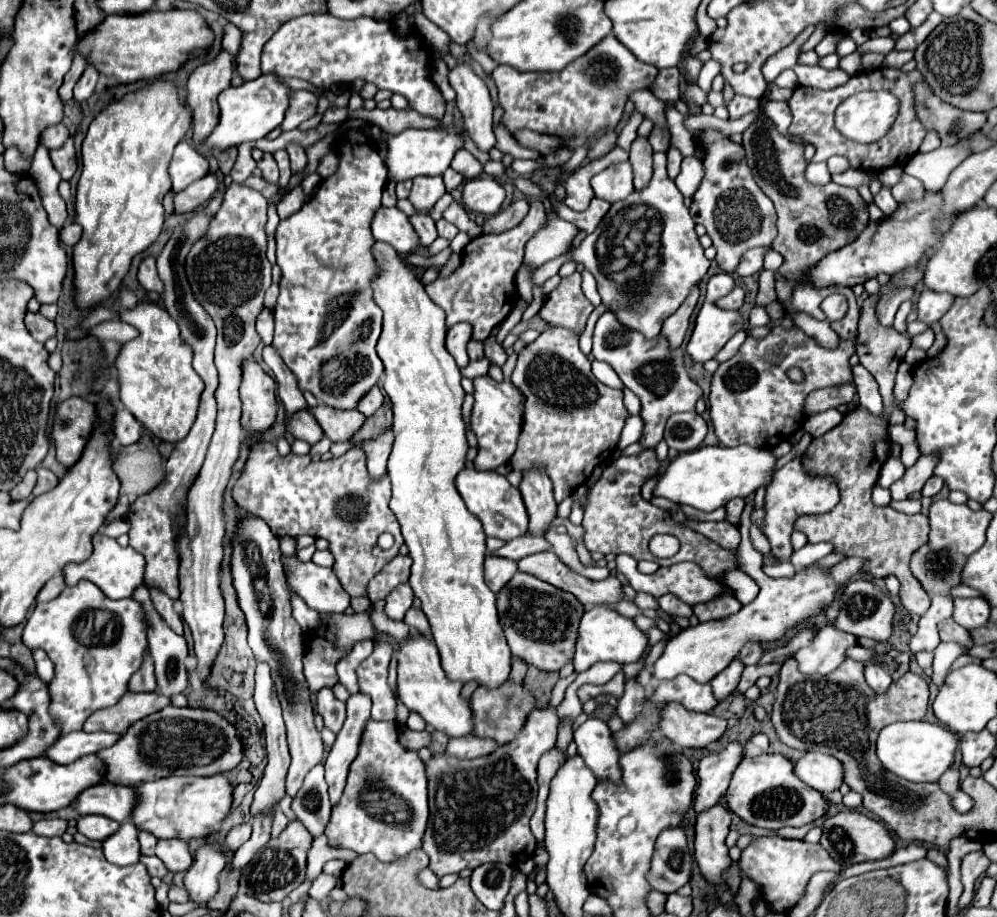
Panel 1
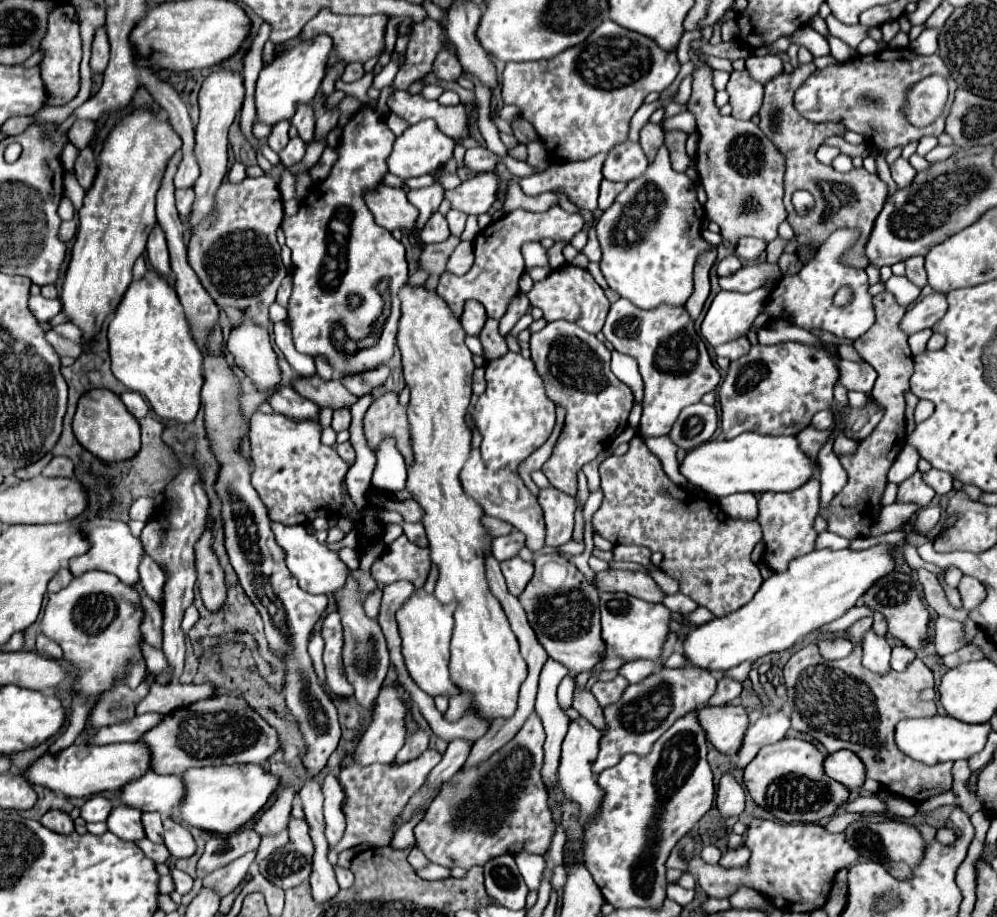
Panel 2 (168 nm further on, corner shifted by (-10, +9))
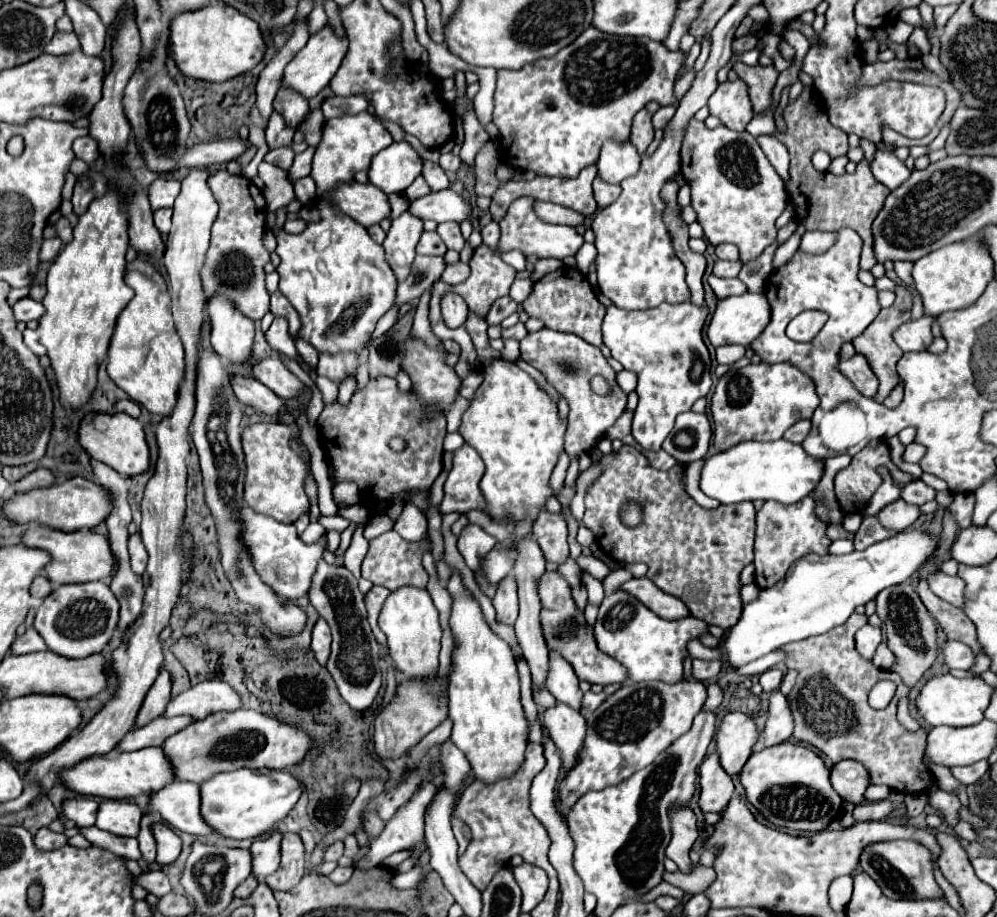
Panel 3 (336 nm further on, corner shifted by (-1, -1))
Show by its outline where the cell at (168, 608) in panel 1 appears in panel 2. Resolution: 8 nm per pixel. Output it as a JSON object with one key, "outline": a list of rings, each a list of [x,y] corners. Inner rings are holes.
{"outline":[[[196,606],[186,608],[184,618],[182,618],[182,630],[184,630],[184,632],[188,632],[196,622],[198,622],[198,610],[196,610]]]}

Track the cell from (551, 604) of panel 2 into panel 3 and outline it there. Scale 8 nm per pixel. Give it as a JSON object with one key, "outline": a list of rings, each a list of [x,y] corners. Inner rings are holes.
{"outline":[[[557,578],[553,582],[541,582],[539,586],[541,592],[541,626],[543,626],[543,634],[547,640],[547,646],[553,650],[559,650],[559,654],[571,662],[571,666],[575,668],[575,674],[579,676],[579,680],[587,680],[589,684],[623,684],[627,680],[627,670],[625,666],[621,666],[617,660],[609,658],[609,654],[601,652],[595,644],[593,638],[593,630],[591,626],[587,626],[585,616],[581,610],[577,610],[573,598],[571,598],[571,588],[563,578]]]}

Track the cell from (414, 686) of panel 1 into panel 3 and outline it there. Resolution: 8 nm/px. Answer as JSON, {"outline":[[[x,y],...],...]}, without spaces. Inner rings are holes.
{"outline":[[[403,586],[395,590],[385,600],[385,606],[379,614],[379,628],[387,636],[389,656],[395,666],[403,672],[405,678],[433,678],[439,668],[439,650],[441,650],[441,626],[439,612],[433,606],[433,600],[427,590],[417,590],[415,586]]]}

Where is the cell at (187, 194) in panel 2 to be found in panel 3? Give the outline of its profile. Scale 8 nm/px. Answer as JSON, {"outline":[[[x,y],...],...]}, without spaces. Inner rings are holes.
{"outline":[[[169,208],[155,210],[155,226],[157,226],[157,230],[161,232],[163,238],[169,234],[169,228],[171,228],[171,214],[173,214],[173,210],[169,210]]]}

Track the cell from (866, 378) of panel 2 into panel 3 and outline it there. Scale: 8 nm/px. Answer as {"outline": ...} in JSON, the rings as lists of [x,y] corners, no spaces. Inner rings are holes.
{"outline":[[[855,354],[851,360],[845,360],[839,364],[839,370],[855,384],[855,388],[865,394],[865,396],[875,396],[877,394],[877,376],[873,374],[869,362],[865,360],[863,354]]]}

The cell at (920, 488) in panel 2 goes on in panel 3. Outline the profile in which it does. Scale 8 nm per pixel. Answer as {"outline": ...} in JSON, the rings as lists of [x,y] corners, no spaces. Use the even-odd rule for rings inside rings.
{"outline":[[[901,498],[895,500],[893,504],[885,506],[879,514],[877,514],[881,526],[885,526],[887,530],[893,532],[903,532],[905,528],[909,528],[917,518],[919,518],[919,508],[913,504],[903,502]]]}

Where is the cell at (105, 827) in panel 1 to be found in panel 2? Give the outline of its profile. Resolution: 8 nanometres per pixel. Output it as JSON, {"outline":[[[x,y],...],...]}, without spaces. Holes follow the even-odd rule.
{"outline":[[[94,796],[94,798],[88,798],[86,804],[82,806],[82,818],[86,822],[106,822],[112,808],[114,804],[108,798]]]}

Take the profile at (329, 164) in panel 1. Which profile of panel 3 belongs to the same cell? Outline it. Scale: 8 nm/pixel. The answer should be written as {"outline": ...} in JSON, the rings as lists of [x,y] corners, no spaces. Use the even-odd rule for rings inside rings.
{"outline":[[[305,176],[295,182],[295,194],[301,204],[311,204],[317,198],[317,188],[311,176]]]}

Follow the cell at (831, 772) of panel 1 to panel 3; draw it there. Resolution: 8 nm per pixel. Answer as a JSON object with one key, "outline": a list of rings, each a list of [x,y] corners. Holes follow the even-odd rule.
{"outline":[[[843,760],[831,768],[831,784],[845,802],[861,804],[869,786],[869,772],[855,760]]]}

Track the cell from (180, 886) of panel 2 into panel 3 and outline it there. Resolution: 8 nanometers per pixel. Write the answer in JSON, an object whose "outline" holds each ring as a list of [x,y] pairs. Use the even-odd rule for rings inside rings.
{"outline":[[[163,870],[145,872],[145,874],[139,874],[139,876],[133,876],[133,880],[135,880],[137,886],[143,886],[147,892],[151,892],[155,896],[165,896],[165,894],[171,892],[169,878]]]}

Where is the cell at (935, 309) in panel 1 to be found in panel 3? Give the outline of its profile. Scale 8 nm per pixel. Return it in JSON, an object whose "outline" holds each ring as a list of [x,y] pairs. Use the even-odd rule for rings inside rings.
{"outline":[[[931,316],[909,320],[893,332],[893,338],[903,352],[925,352],[927,346],[933,342],[931,324],[933,324]]]}

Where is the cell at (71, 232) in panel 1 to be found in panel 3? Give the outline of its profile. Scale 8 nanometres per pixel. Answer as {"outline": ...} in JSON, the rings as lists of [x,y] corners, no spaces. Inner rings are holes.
{"outline":[[[51,238],[51,240],[45,240],[41,244],[41,252],[39,252],[39,260],[41,262],[51,262],[61,250],[61,240],[59,238]]]}

